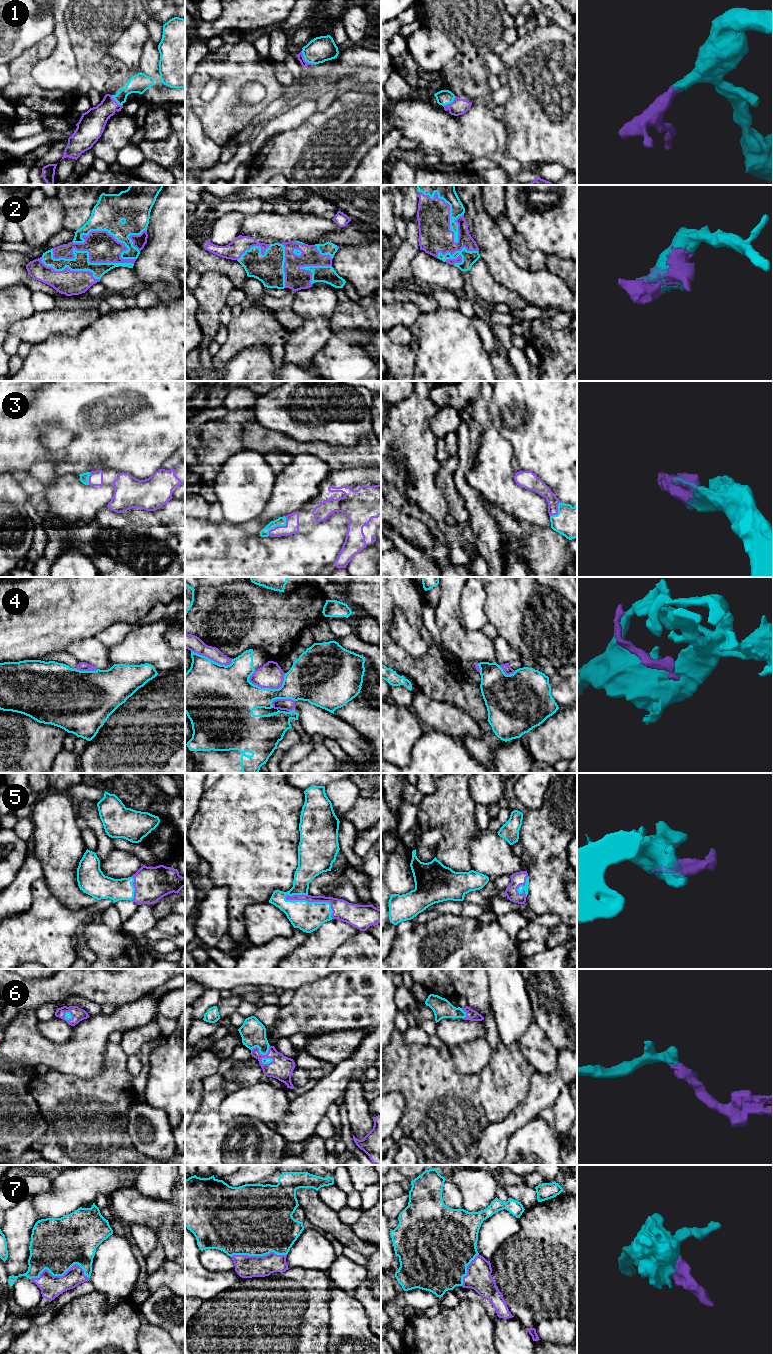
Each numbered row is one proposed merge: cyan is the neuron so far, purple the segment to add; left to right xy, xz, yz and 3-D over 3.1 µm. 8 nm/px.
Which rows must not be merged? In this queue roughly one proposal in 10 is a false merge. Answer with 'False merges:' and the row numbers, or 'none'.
False merges: none

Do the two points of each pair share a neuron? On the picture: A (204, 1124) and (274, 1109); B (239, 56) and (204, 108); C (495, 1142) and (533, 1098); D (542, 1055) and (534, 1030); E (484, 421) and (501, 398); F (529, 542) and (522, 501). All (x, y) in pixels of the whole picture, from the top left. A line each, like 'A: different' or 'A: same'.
A: different
B: same
C: same
D: same
E: different
F: different

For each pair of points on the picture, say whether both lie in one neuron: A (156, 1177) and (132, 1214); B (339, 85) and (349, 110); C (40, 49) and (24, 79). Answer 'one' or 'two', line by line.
A: two
B: two
C: one

